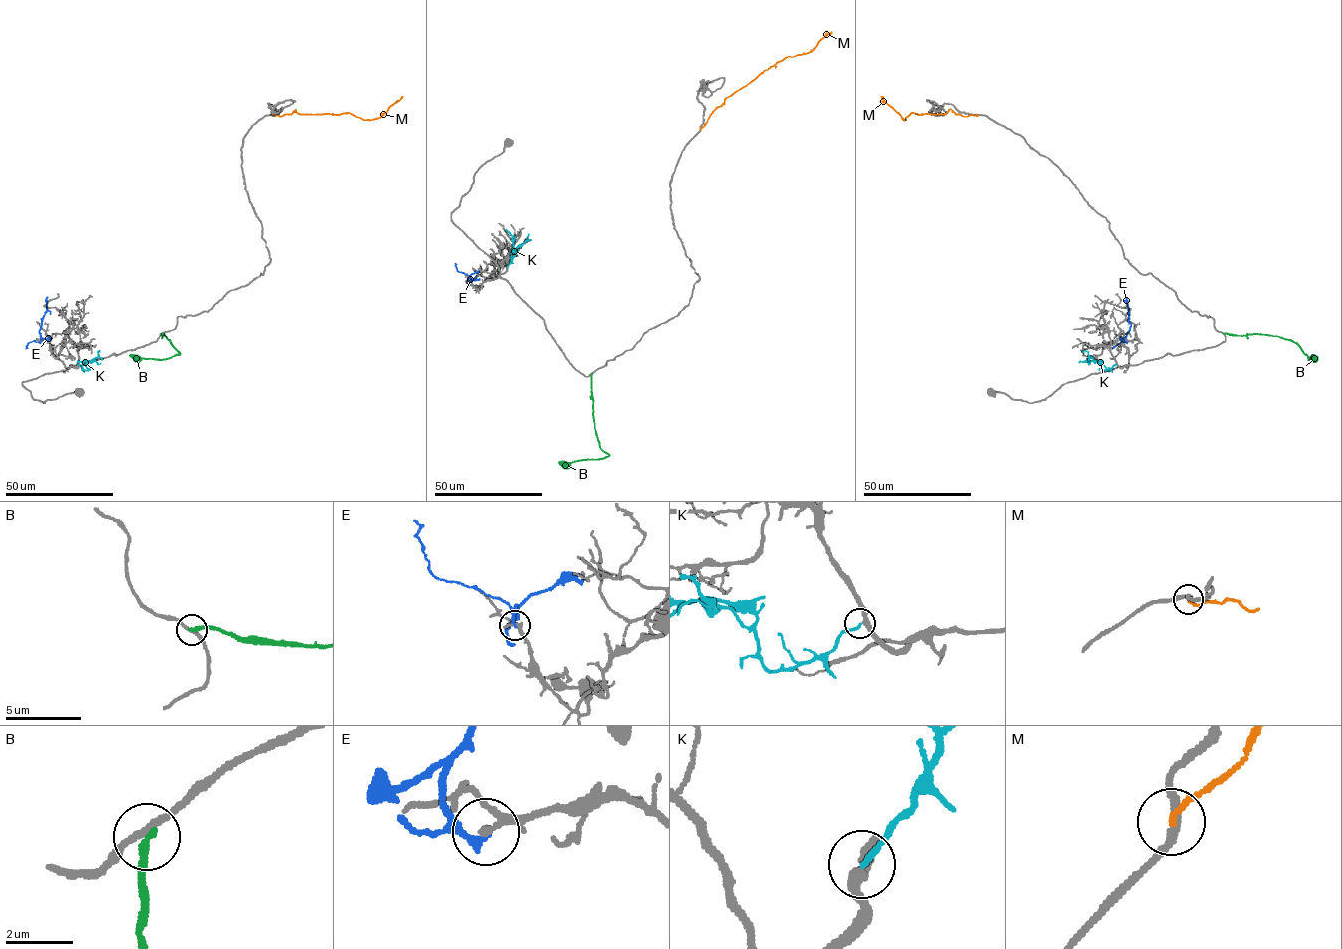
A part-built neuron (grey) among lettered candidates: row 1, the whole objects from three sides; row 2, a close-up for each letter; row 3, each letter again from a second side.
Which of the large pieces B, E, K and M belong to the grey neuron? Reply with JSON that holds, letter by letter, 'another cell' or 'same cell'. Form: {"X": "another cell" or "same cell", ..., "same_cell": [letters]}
{"B": "another cell", "E": "another cell", "K": "same cell", "M": "another cell", "same_cell": ["K"]}

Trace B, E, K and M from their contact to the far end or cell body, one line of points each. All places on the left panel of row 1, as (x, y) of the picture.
B: (162, 333), (180, 354), (162, 359), (129, 355)
E: (40, 341), (39, 330), (47, 310), (47, 297)
K: (78, 364), (86, 371), (85, 364), (100, 352)
M: (271, 115), (280, 116), (295, 109), (300, 114), (349, 113), (371, 120), (381, 116), (402, 96)

